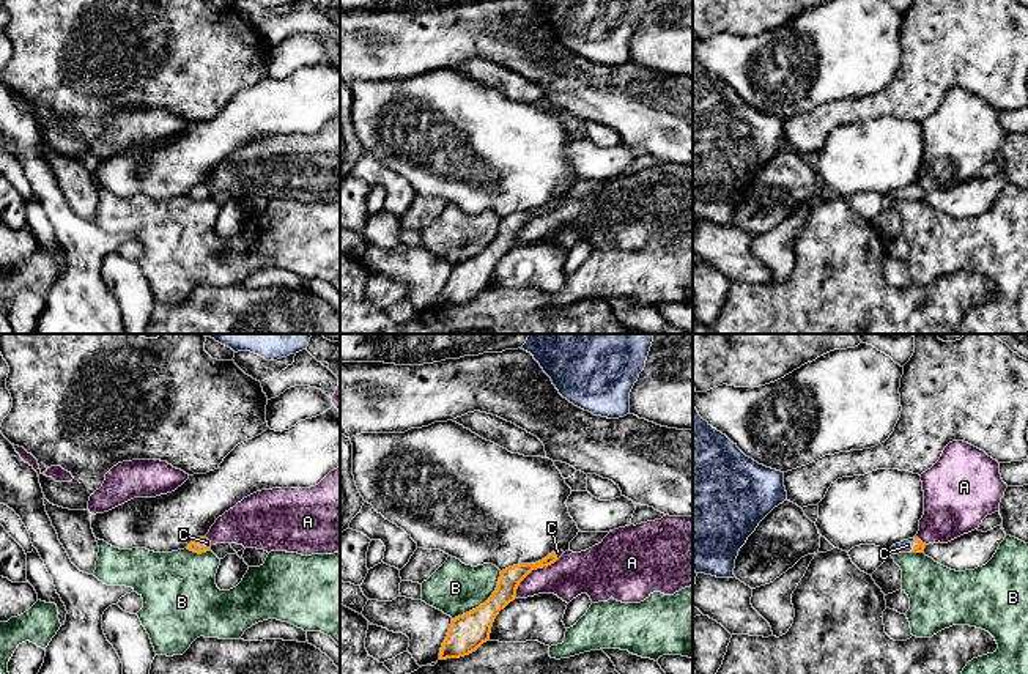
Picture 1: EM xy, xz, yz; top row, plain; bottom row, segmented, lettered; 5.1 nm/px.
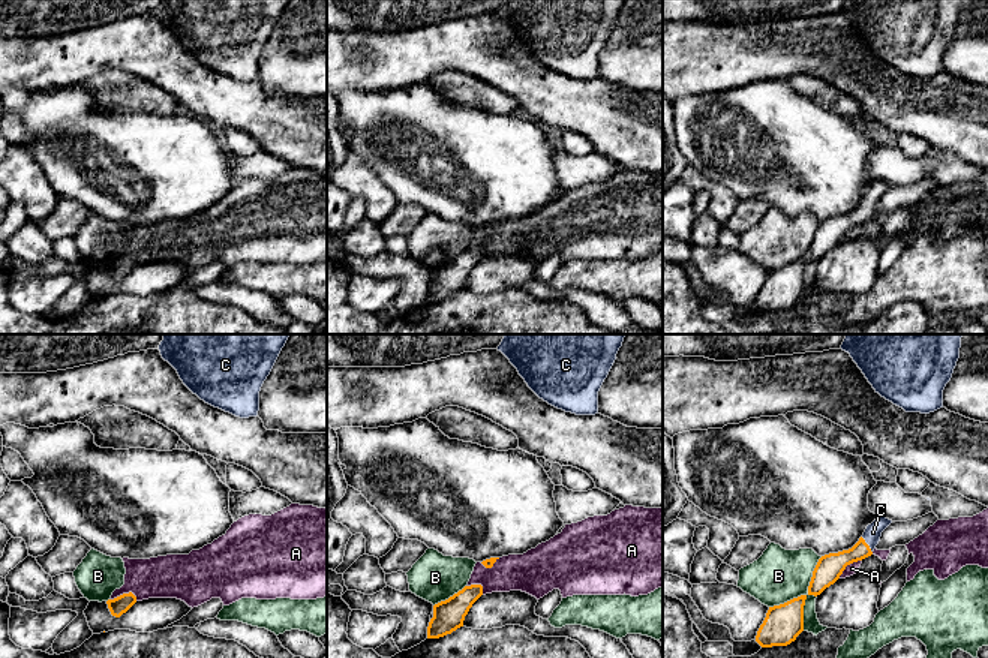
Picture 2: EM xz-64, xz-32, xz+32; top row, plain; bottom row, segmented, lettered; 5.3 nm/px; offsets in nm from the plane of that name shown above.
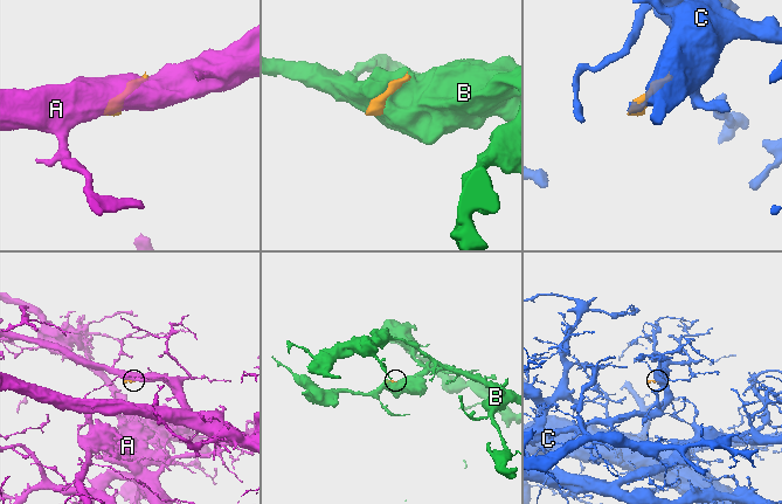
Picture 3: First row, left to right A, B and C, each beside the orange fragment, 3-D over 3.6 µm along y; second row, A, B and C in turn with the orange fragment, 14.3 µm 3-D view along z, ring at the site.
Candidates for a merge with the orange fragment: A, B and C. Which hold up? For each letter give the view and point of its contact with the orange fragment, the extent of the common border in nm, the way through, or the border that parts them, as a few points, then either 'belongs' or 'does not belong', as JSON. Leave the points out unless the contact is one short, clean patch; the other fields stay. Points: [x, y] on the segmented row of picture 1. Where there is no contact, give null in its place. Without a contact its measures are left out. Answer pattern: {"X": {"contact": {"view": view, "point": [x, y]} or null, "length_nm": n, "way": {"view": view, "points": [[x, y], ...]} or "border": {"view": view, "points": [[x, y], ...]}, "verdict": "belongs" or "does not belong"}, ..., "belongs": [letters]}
{"A": {"contact": {"view": "xz", "point": [531, 570]}, "length_nm": 300, "verdict": "does not belong"}, "B": {"contact": {"view": "xz", "point": [484, 603]}, "length_nm": 360, "verdict": "does not belong"}, "C": {"contact": {"view": "yz", "point": [915, 545]}, "length_nm": 80, "way": {"view": "yz", "points": [[920, 547], [915, 545], [907, 545]]}, "verdict": "belongs"}, "belongs": ["C"]}

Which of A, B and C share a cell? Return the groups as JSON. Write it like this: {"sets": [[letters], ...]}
{"sets": [["A"], ["B"], ["C"]]}

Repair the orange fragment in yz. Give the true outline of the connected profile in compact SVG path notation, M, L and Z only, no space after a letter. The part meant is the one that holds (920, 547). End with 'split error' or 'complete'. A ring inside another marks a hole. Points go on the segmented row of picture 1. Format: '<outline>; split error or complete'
M913 537L913 539L893 545L888 551L889 554L924 553L924 548L926 548L926 543L923 543L918 537Z; split error

